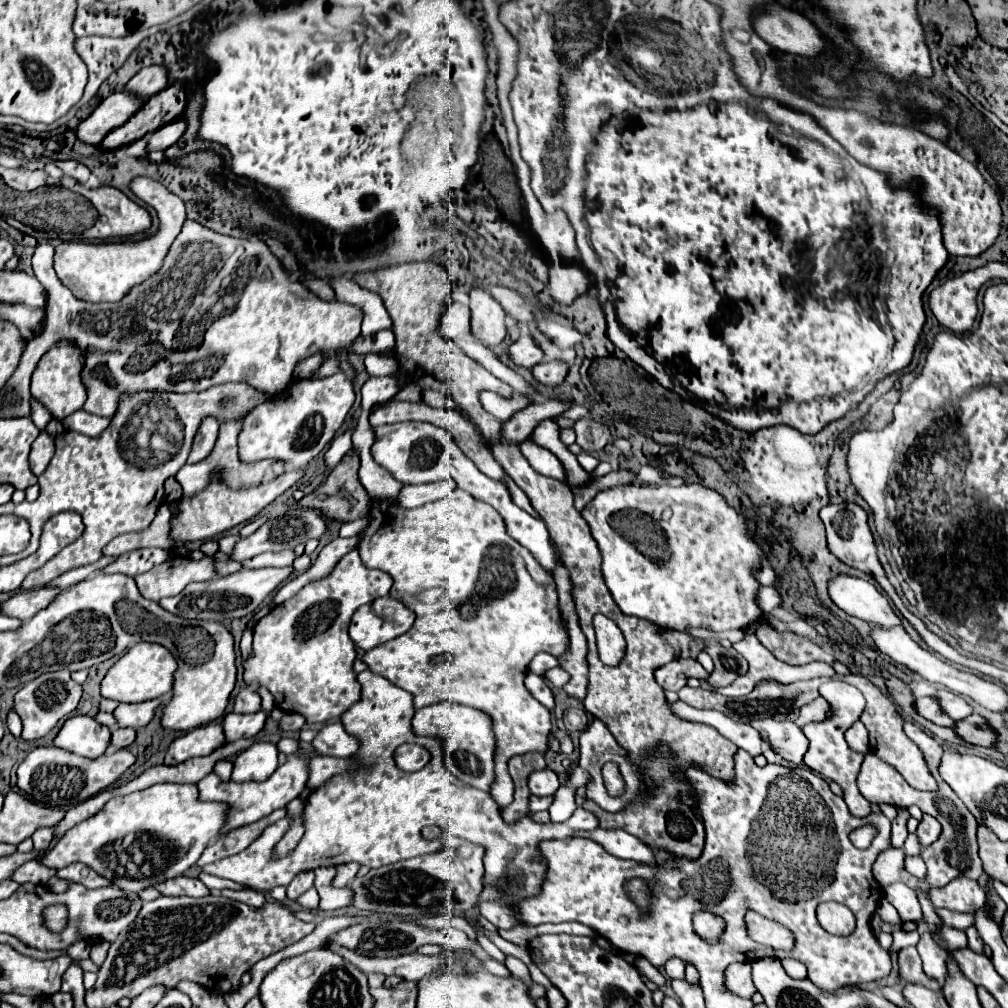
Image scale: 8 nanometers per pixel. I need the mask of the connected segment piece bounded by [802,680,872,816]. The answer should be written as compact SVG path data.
M830 680L826 684L820 686L820 696L824 696L830 704L830 714L826 716L826 720L822 722L810 722L806 724L802 730L810 740L810 748L804 756L804 762L808 764L808 768L816 774L820 774L826 780L834 780L842 786L844 790L844 800L850 808L850 812L854 816L866 816L870 814L872 804L860 794L858 786L856 786L856 776L860 772L860 764L864 762L864 754L860 752L852 752L850 746L844 740L844 732L860 718L862 710L864 710L864 696L850 684L842 682L842 680Z

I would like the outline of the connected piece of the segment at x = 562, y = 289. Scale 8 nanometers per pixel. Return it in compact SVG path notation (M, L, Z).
M560 262L560 264L550 266L548 286L550 286L552 298L556 298L560 304L570 304L574 298L588 292L588 288L592 286L592 278L578 264Z

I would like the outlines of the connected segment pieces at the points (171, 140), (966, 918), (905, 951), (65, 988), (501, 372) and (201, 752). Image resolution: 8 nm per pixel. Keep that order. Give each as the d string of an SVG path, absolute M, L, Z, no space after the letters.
M182 118L162 126L160 130L156 130L156 134L150 138L148 142L148 152L154 152L154 150L166 150L170 148L172 144L176 144L180 140L180 136L186 132L186 122Z
M936 910L942 918L942 922L950 928L956 928L956 930L966 930L970 926L974 926L974 916L976 914L958 914L958 912L948 912L948 910Z
M908 946L908 948L902 948L898 952L898 978L900 982L906 986L906 984L920 984L924 988L930 988L934 992L940 992L942 990L942 984L930 976L924 974L922 970L922 960L920 960L920 954L914 946Z
M72 964L64 976L62 976L62 988L60 992L68 992L72 994L74 1000L82 1000L84 998L84 986L82 986L82 968Z
M452 302L440 320L440 332L446 338L450 338L452 342L456 342L468 356L474 356L474 360L484 364L484 368L488 368L494 376L508 382L516 392L522 392L522 394L538 392L514 368L504 364L488 346L484 346L484 344L480 344L480 340L476 340L476 336L470 330L470 308L468 306Z
M210 722L206 726L200 726L180 738L176 738L166 752L164 764L172 766L172 764L180 764L194 756L208 756L216 748L220 748L224 742L226 740L224 740L222 726L218 722Z

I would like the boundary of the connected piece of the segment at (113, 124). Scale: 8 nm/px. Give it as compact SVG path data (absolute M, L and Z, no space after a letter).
M118 90L104 98L100 106L78 126L76 136L86 144L100 144L114 128L120 128L144 104L146 98L126 90Z

